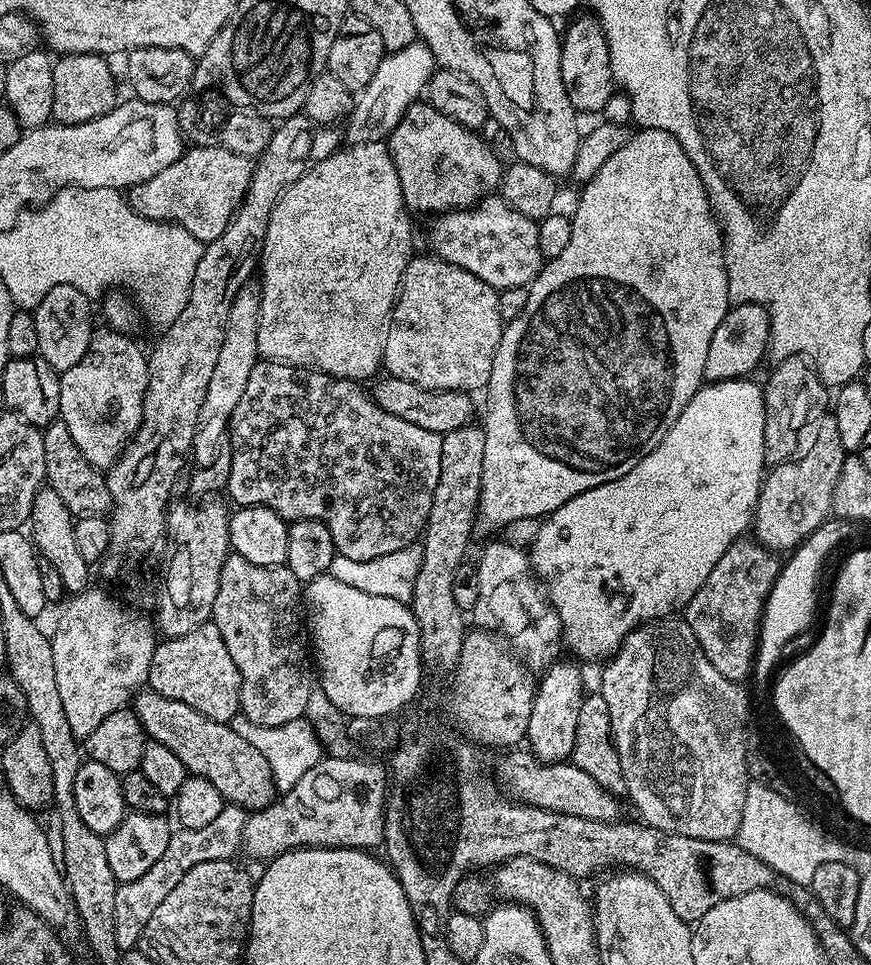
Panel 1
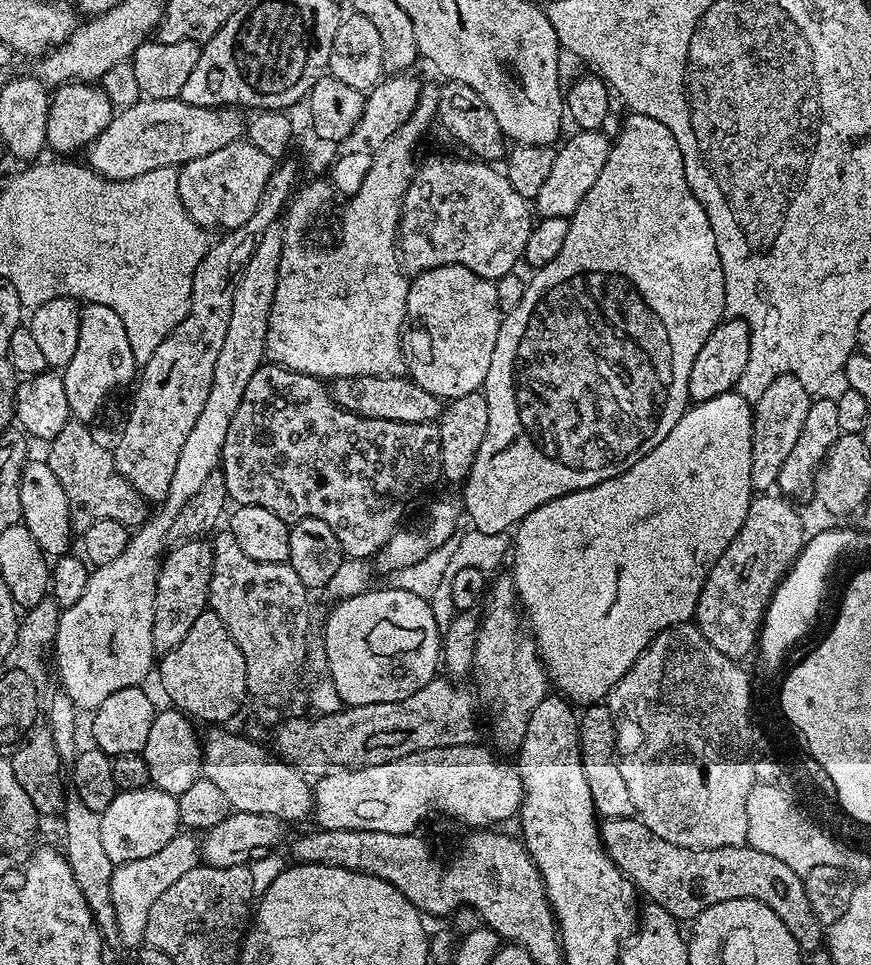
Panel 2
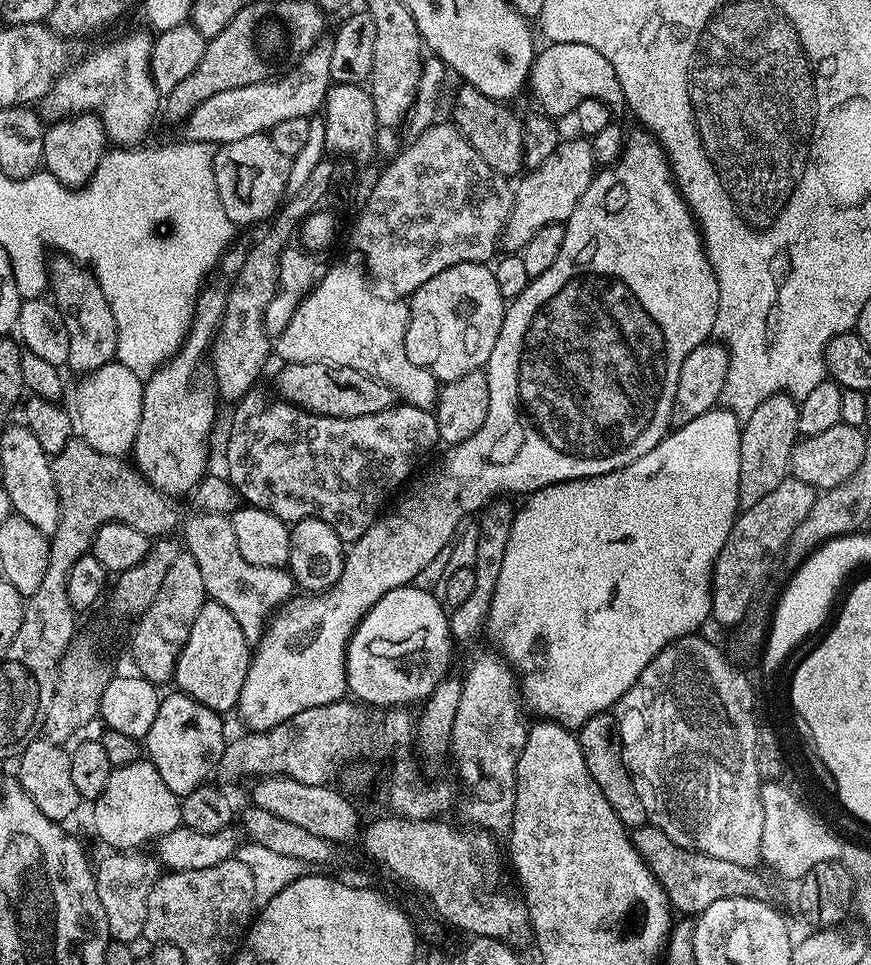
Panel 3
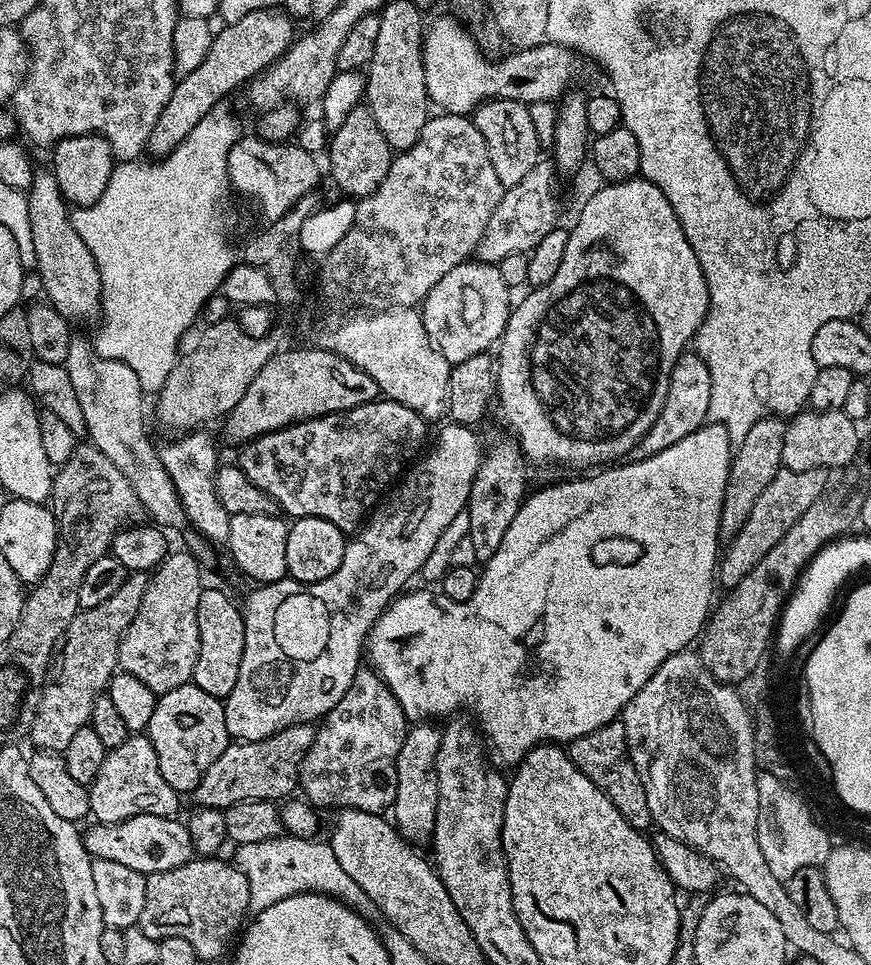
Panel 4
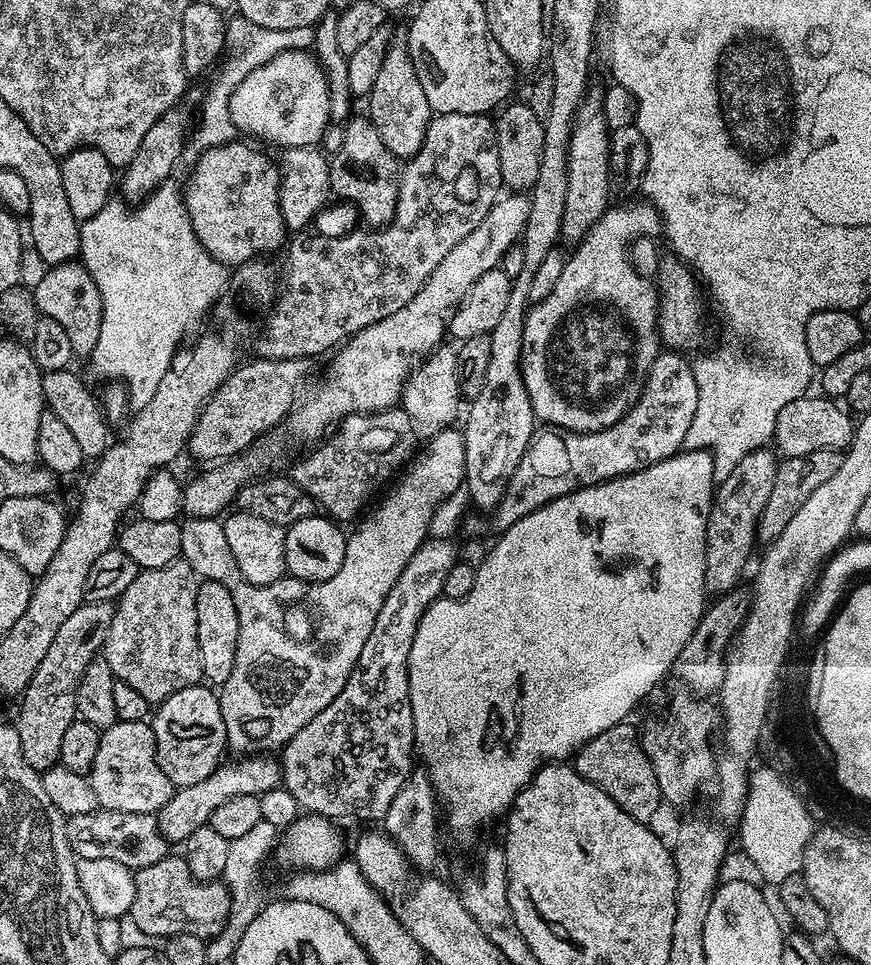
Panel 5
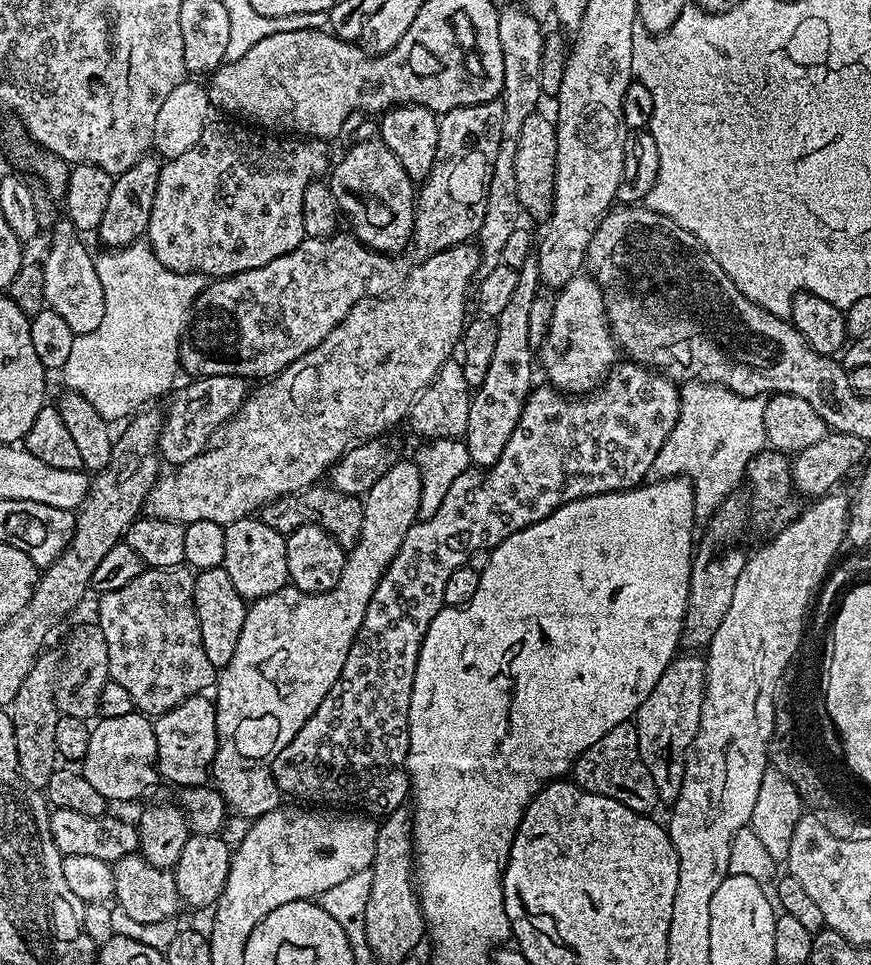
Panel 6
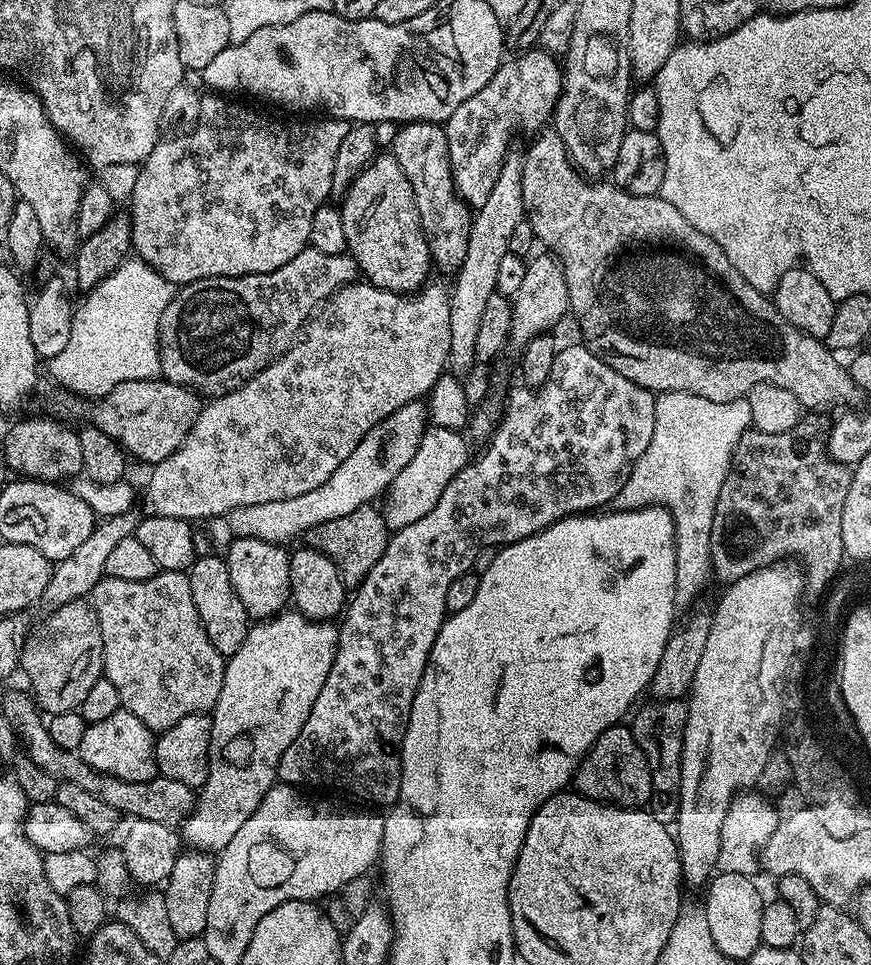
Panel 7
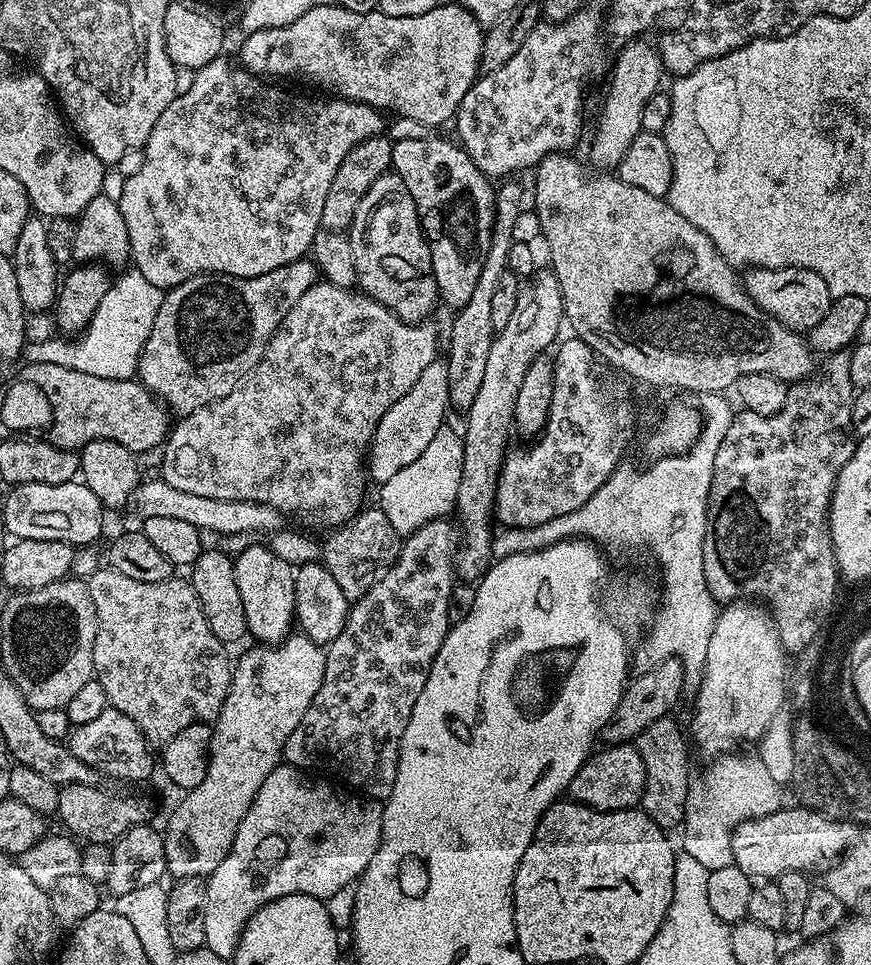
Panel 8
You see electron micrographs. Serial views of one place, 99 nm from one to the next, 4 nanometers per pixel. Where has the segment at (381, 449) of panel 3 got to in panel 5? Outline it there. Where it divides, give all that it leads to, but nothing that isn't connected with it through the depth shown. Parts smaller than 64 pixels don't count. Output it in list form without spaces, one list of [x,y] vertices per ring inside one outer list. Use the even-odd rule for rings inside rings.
[[[403,407],[387,408],[384,412],[355,412],[335,425],[334,431],[327,439],[309,447],[312,449],[293,466],[292,472],[290,471],[290,479],[331,519],[337,522],[352,519],[355,521],[365,511],[364,503],[392,475],[395,477],[413,459],[414,453],[417,451],[416,443],[418,443],[416,431],[408,415],[404,413]]]

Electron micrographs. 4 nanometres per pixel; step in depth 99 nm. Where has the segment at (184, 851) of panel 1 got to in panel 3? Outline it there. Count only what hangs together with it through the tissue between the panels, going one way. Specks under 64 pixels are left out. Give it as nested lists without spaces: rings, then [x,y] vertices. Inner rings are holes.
[[[116,850],[99,865],[95,865],[96,889],[102,902],[102,910],[106,910],[108,935],[111,939],[123,944],[135,945],[144,934],[146,926],[146,906],[150,898],[150,890],[162,875],[162,865],[155,855],[129,854],[124,850]]]

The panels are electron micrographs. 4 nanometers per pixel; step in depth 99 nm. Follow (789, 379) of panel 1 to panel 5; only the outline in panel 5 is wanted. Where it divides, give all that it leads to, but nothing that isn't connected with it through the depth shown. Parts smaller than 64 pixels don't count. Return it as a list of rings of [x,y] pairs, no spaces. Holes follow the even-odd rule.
[[[767,447],[754,450],[726,474],[724,480],[719,481],[714,489],[712,509],[706,522],[706,578],[704,590],[708,594],[723,594],[731,592],[737,587],[740,575],[752,556],[752,546],[758,542],[756,527],[760,521],[762,510],[766,506],[766,498],[770,498],[770,489],[774,487],[774,478],[778,467],[778,456],[775,451],[768,452]]]

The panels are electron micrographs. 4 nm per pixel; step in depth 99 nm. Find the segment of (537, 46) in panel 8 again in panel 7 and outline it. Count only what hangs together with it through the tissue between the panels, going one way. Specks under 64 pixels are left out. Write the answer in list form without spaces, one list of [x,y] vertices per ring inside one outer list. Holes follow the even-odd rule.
[[[524,50],[519,55],[517,60],[505,59],[494,78],[474,98],[466,98],[442,124],[456,194],[472,210],[486,203],[494,178],[498,178],[498,170],[502,170],[502,162],[510,151],[508,143],[512,135],[519,128],[531,134],[539,133],[547,125],[544,123],[553,119],[564,85],[562,64],[557,57],[543,50]]]

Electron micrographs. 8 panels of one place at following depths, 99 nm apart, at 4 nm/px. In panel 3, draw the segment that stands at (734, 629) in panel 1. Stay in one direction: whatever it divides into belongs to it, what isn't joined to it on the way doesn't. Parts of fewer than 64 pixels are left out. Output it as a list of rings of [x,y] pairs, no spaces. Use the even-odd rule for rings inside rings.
[[[793,478],[778,482],[770,494],[758,498],[754,506],[743,509],[737,515],[736,524],[730,530],[712,571],[712,615],[720,624],[739,625],[745,619],[748,607],[756,591],[764,584],[772,568],[772,555],[787,549],[794,530],[810,514],[818,492],[806,482]]]

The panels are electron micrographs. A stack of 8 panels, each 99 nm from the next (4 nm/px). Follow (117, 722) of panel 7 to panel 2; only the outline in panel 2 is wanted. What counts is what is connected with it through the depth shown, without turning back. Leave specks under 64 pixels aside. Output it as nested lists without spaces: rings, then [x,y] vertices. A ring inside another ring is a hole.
[[[155,786],[117,791],[110,806],[106,806],[106,810],[100,813],[100,825],[102,846],[112,865],[150,858],[150,854],[158,854],[158,850],[162,850],[162,846],[166,846],[166,842],[170,842],[170,838],[181,831],[178,799]]]

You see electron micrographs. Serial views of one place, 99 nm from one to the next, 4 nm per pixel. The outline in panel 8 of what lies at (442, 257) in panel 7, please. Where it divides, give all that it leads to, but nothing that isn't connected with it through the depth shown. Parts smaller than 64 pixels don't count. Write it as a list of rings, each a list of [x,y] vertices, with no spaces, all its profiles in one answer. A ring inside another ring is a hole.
[[[435,134],[393,143],[391,171],[400,176],[402,182],[406,182],[406,190],[410,190],[410,198],[414,198],[420,229],[424,231],[424,237],[428,240],[439,299],[443,303],[445,300],[452,310],[466,306],[470,294],[474,294],[478,274],[482,274],[484,259],[492,241],[492,226],[496,223],[496,194],[493,181],[484,176],[478,170],[478,166],[474,166],[474,162],[464,153],[459,143],[452,141],[451,144],[448,140],[439,140]]]

